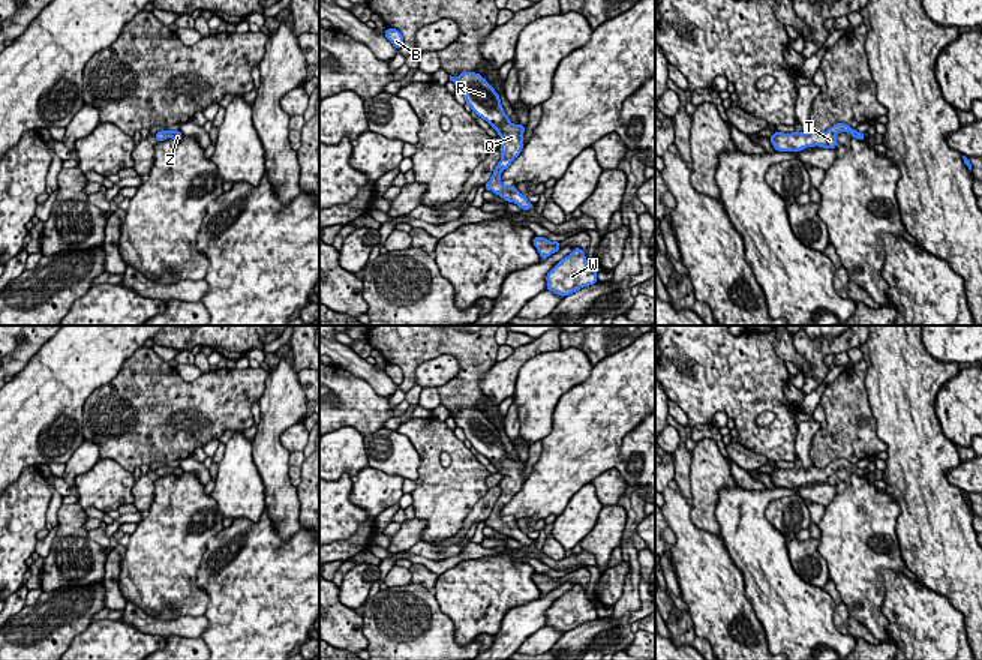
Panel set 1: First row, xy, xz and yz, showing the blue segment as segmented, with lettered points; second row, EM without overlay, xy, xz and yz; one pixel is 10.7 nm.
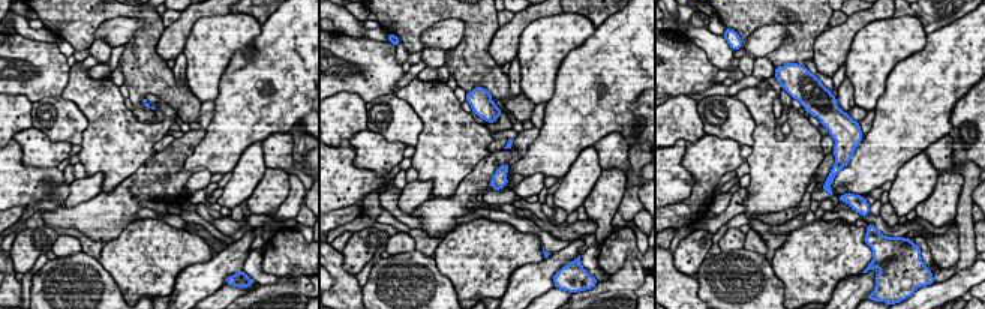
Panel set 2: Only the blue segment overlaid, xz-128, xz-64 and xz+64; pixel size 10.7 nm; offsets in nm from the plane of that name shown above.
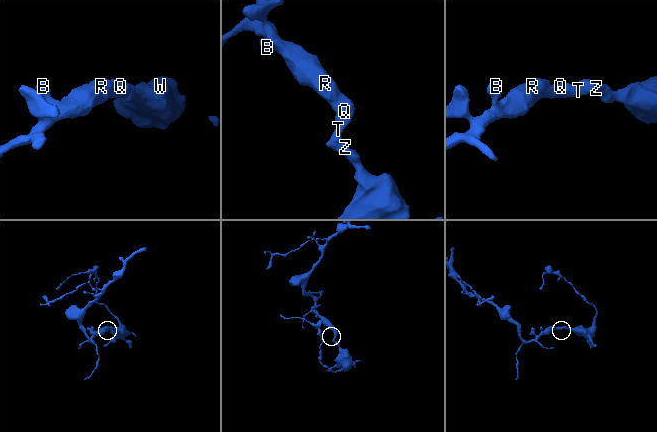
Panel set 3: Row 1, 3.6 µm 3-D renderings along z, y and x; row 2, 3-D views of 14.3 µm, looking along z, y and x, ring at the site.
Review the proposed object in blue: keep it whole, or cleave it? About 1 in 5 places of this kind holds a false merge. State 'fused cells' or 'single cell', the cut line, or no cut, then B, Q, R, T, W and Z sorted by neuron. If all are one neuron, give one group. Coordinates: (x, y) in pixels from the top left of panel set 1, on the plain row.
single cell; no cut; B Q R T W Z

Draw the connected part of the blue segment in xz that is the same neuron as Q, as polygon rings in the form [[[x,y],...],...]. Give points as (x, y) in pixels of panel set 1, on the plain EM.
[[[460,408],[457,414],[450,411],[450,417],[454,418],[456,428],[463,430],[465,438],[471,442],[471,446],[486,456],[502,474],[502,480],[499,483],[502,492],[495,502],[490,516],[484,520],[486,526],[492,526],[507,538],[517,540],[522,546],[531,546],[534,540],[529,538],[528,534],[516,525],[516,522],[504,522],[501,519],[502,507],[507,506],[522,489],[525,482],[523,468],[526,464],[520,459],[513,460],[510,458],[510,453],[504,448],[501,441],[499,429],[495,428],[483,411],[475,408]]]

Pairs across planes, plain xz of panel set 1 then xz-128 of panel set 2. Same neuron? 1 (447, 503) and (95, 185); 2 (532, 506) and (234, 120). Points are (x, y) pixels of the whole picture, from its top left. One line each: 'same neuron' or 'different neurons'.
1: different neurons
2: same neuron

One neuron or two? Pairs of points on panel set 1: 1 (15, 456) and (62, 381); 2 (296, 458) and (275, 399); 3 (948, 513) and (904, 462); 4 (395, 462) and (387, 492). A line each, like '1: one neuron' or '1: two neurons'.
1: one neuron
2: two neurons
3: one neuron
4: two neurons

